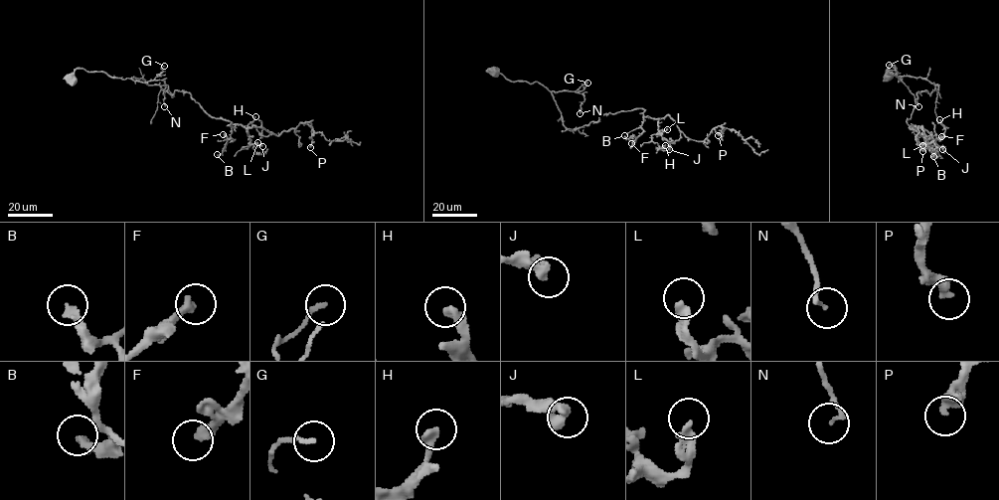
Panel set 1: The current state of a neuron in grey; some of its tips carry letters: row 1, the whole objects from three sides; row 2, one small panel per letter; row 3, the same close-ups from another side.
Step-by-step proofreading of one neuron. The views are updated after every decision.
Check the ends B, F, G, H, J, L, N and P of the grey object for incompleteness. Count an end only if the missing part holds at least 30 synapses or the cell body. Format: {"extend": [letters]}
{"extend": ["B", "F"]}

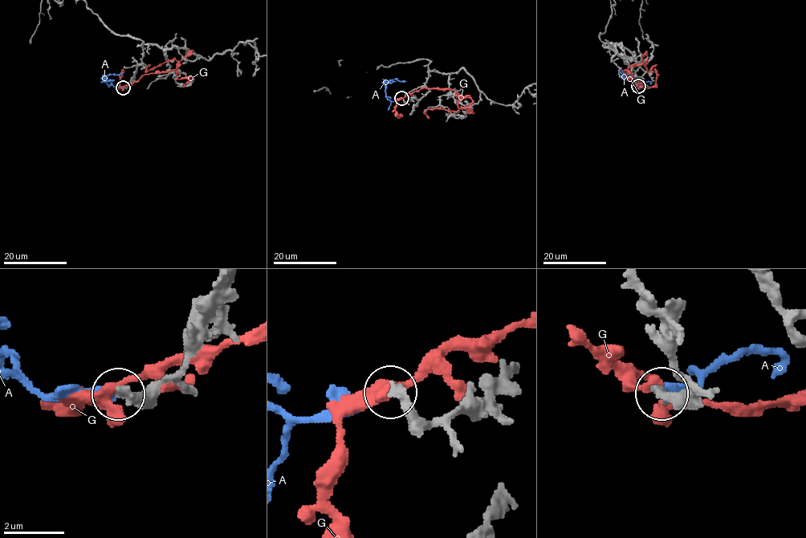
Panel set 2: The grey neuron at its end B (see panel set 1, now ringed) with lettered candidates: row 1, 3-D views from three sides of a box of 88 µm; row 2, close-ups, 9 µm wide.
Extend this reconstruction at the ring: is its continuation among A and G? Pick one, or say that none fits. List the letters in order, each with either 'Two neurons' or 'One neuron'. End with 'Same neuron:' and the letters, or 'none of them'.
A: One neuron
G: Two neurons
Same neuron: A

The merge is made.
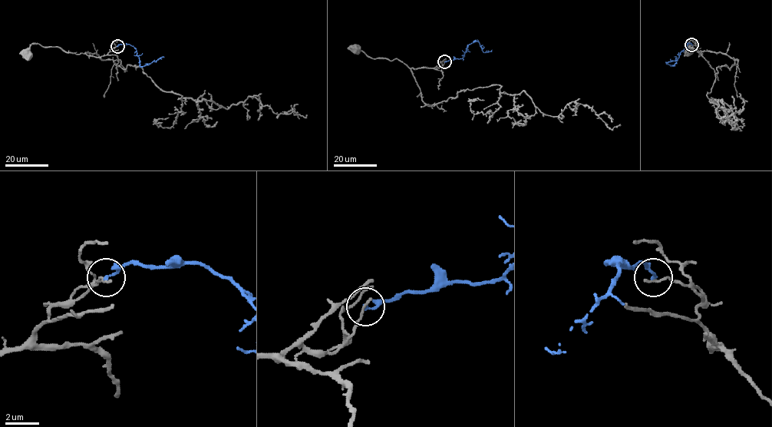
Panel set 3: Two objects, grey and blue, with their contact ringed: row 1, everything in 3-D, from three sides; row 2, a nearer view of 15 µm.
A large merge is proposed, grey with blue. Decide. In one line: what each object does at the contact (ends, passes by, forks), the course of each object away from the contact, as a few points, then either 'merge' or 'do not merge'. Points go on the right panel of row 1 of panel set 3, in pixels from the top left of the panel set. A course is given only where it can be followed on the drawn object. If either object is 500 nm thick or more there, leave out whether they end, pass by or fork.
grey ends; blue ends; course grey (691, 45), (698, 47), (701, 54), (694, 50), (697, 44), (694, 40), (690, 41), (688, 50); course blue (691, 44), (687, 44), (673, 65), (667, 63), (677, 59), (674, 56); do not merge

